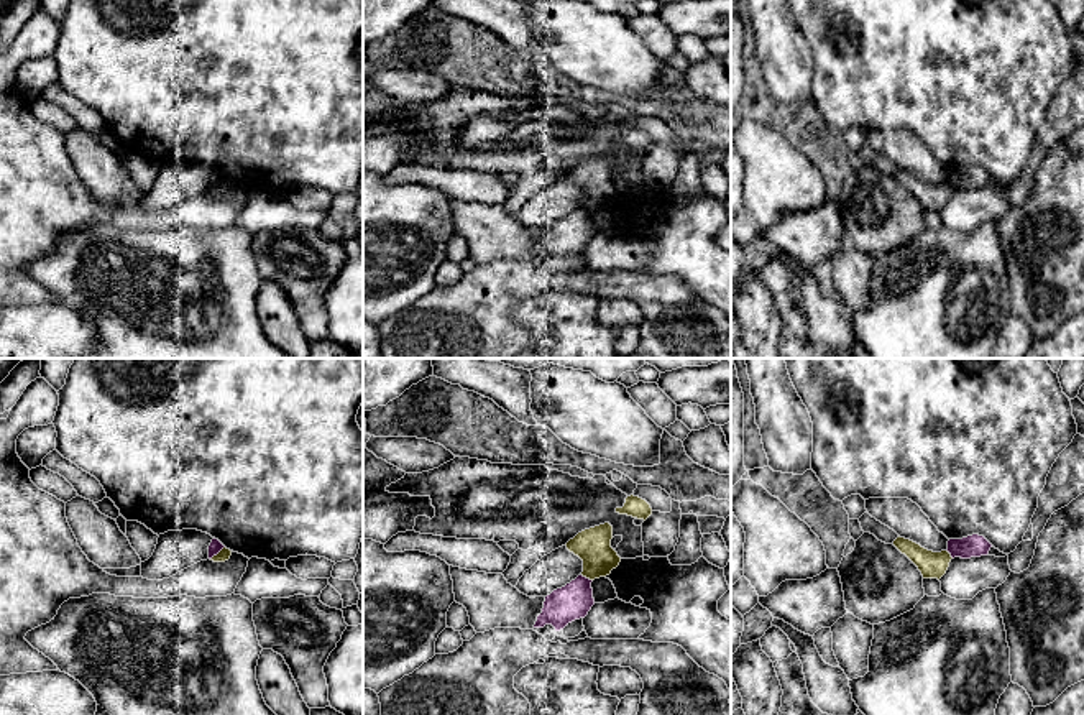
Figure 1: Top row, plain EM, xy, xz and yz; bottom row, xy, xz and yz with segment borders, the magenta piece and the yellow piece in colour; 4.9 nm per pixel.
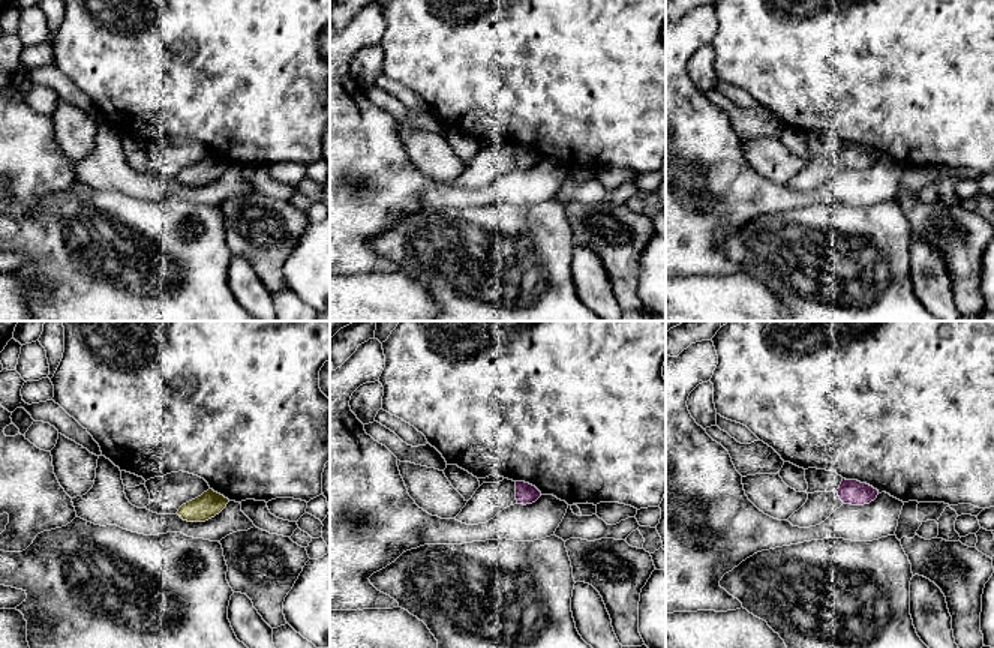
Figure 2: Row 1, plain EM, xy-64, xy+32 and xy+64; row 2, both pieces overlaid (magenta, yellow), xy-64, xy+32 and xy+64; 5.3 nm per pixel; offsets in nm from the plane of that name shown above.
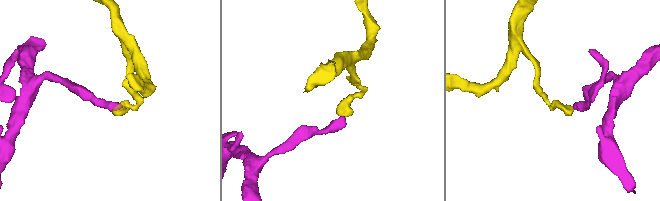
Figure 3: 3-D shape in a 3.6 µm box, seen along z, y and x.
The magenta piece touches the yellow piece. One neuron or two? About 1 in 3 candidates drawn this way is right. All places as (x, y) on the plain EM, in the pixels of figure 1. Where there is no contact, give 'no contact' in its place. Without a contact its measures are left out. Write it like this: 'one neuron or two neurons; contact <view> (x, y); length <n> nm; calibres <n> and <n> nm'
two neurons; contact xy (217, 184); length 100 nm; calibres 70 and 60 nm

